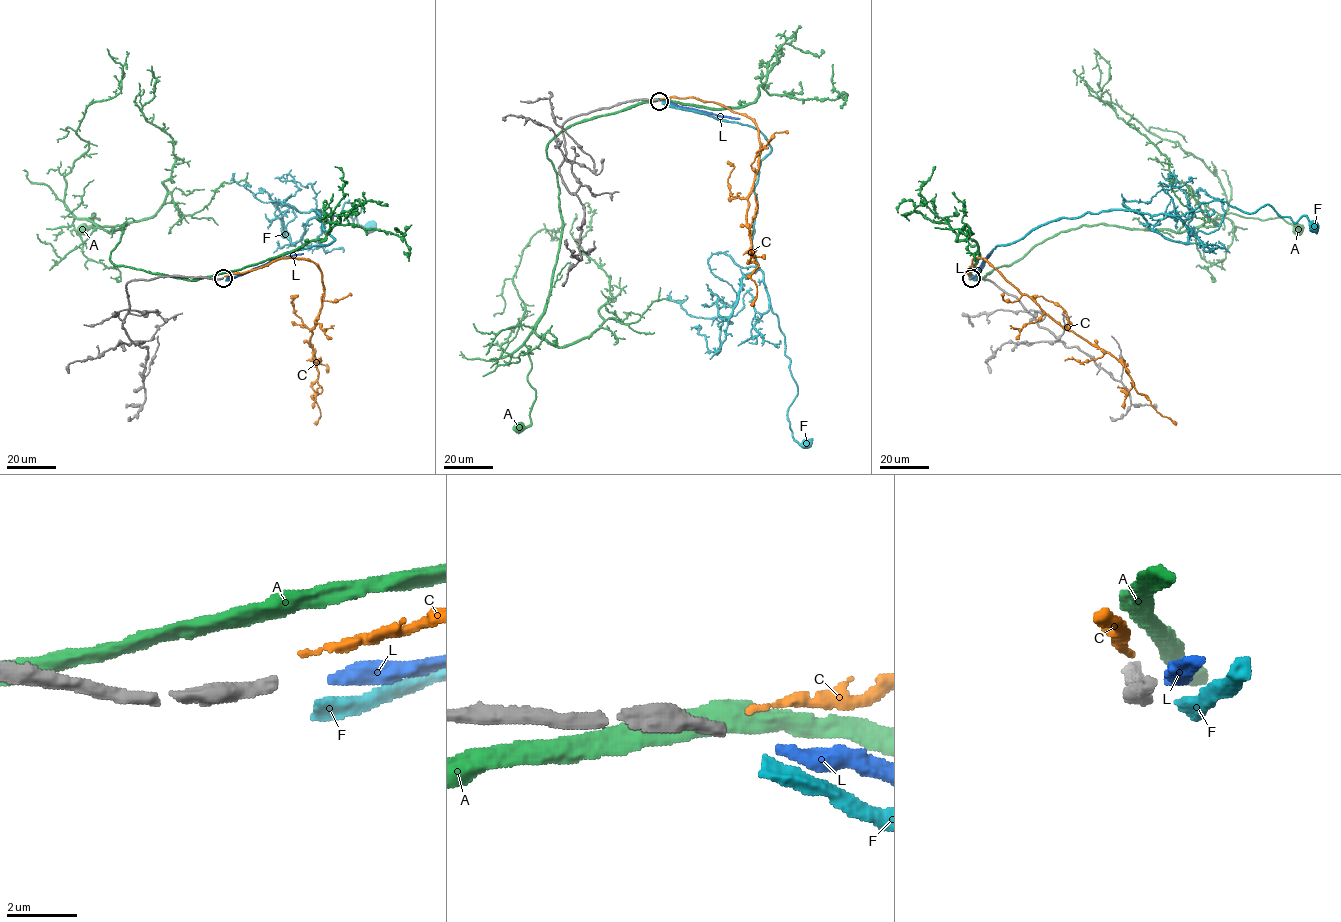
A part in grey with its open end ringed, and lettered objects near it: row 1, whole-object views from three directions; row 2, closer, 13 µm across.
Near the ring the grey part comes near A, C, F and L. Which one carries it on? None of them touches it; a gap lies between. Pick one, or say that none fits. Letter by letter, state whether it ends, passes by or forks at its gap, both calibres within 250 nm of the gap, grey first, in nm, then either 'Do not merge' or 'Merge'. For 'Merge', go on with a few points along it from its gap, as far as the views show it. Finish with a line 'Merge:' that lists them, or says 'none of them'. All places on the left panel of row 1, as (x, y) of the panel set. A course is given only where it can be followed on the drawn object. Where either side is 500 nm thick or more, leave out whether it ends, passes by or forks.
A: It passes by. Thickness 360 nm (grey) against 480 nm. Do not merge
C: It ends there. Thickness 360 nm (grey) against 140 nm. Do not merge
F: It ends there. Thickness 360 nm (grey) against 400 nm. Do not merge
L: It ends there. Thickness 360 nm (grey) against 360 nm. Merge. Its course: (226, 278), (303, 253)
Merge: L

